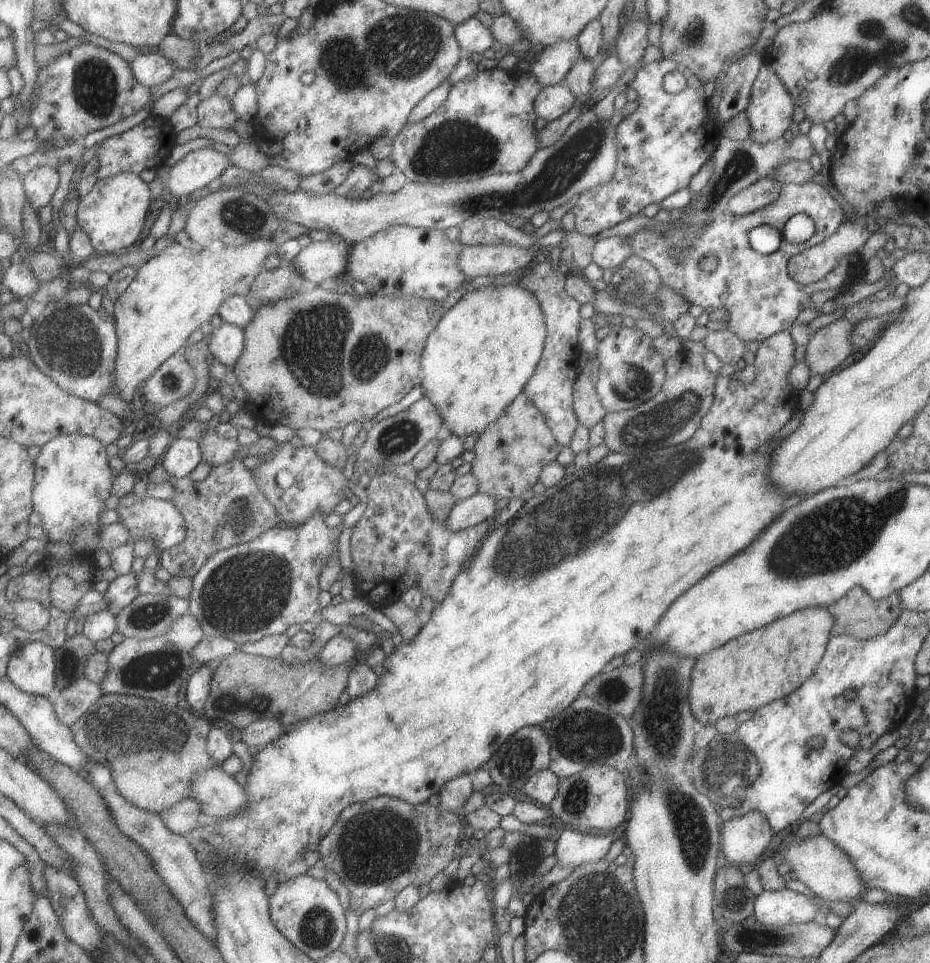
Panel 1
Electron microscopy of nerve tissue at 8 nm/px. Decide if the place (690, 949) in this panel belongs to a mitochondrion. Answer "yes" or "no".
no

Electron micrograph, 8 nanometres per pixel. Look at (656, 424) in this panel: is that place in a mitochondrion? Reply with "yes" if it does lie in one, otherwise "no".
yes

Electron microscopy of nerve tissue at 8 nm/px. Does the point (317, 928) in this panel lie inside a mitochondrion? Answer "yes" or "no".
yes

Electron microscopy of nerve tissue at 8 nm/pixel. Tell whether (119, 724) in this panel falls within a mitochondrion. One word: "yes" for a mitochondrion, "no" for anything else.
yes

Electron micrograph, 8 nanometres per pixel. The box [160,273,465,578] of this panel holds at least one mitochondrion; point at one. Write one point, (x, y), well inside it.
(314, 366)

